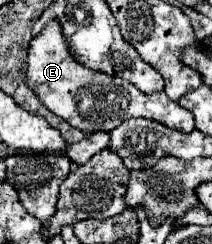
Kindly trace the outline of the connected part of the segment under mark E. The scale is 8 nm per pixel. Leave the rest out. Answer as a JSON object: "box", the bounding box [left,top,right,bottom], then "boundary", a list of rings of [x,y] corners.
{"box":[27,22,193,132],"boundary":[[[55,22],[47,24],[29,46],[27,82],[53,114],[83,132],[109,132],[129,118],[149,118],[179,132],[193,132],[193,114],[181,108],[177,102],[169,100],[163,90],[155,94],[141,94],[127,80],[81,66],[73,56],[69,56],[71,52],[65,46],[67,44],[61,36],[61,28]]]}

